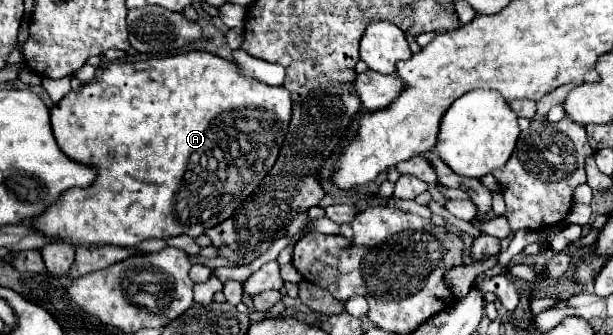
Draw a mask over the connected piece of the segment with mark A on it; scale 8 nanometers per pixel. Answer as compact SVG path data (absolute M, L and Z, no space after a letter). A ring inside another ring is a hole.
M188 51L172 57L152 58L148 61L136 61L136 63L128 63L128 61L108 63L104 69L98 69L96 77L90 83L84 83L78 91L70 91L50 111L52 131L60 149L74 161L94 165L98 169L98 177L86 189L70 189L62 193L58 203L34 221L34 227L44 231L46 235L58 237L72 245L134 247L144 239L168 239L182 233L190 237L198 237L206 229L216 227L218 223L228 219L234 213L234 209L258 187L258 183L262 183L264 175L272 169L272 163L276 163L276 155L280 153L284 135L288 131L290 115L292 115L292 99L284 87L270 87L256 79L248 79L246 75L240 73L240 67L234 65L234 61L226 61L214 53Z

